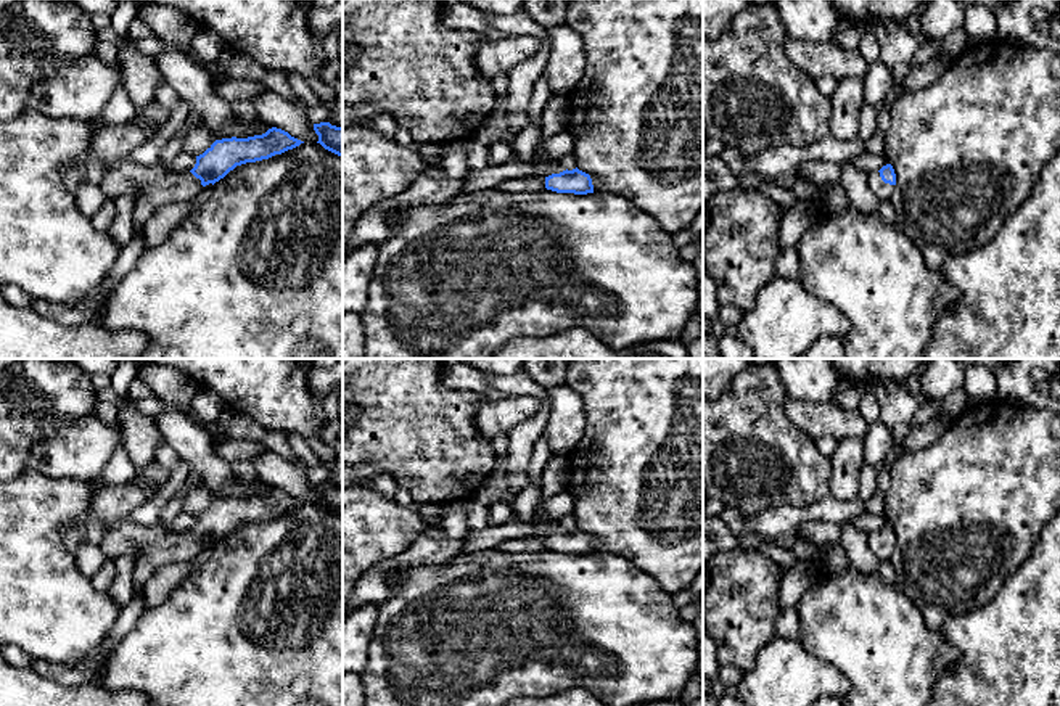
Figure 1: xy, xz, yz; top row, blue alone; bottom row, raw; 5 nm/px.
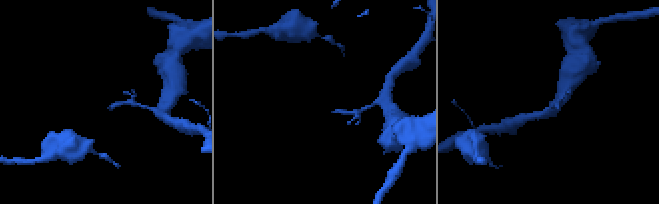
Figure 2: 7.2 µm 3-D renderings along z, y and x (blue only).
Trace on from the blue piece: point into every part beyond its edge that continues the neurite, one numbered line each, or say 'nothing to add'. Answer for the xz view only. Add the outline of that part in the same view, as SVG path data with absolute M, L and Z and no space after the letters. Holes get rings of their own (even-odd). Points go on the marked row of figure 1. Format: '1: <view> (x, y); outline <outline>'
1: xz (489, 177); outline M516 154L503 164L489 164L484 169L470 169L462 179L463 185L458 195L468 195L475 191L484 191L495 188L503 180L529 179L539 174L545 177L566 170L561 164L555 162L552 167L540 164L539 161L524 162Z

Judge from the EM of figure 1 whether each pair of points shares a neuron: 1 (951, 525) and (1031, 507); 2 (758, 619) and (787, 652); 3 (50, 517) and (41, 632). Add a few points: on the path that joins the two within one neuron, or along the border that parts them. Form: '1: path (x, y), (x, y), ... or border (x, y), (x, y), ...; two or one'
1: path (970, 508), (1012, 507); one
2: border (776, 636), (761, 648), (753, 668); two
3: path (41, 545), (41, 603); one

